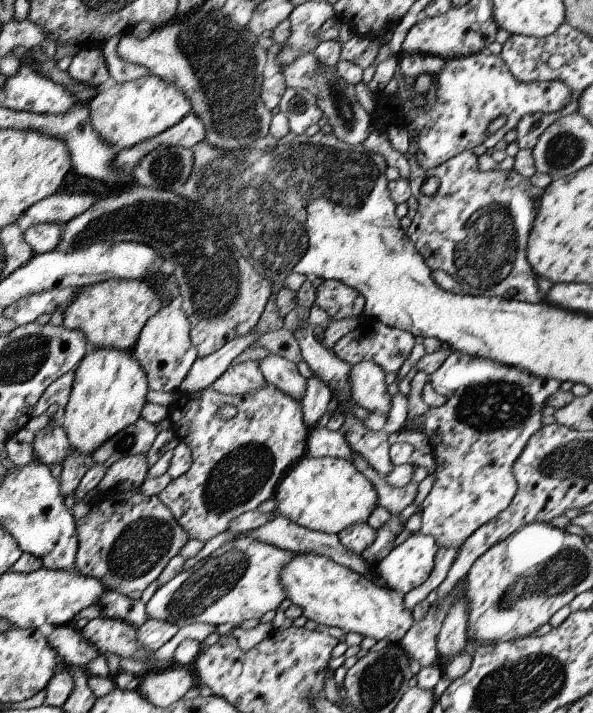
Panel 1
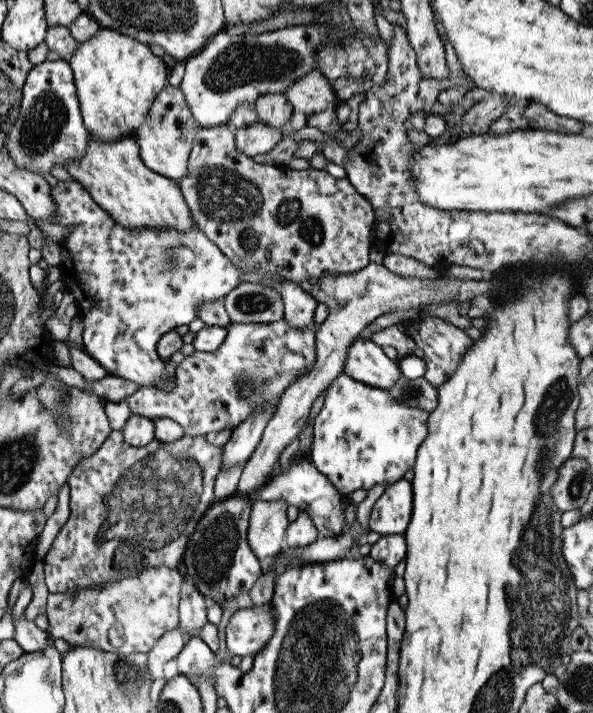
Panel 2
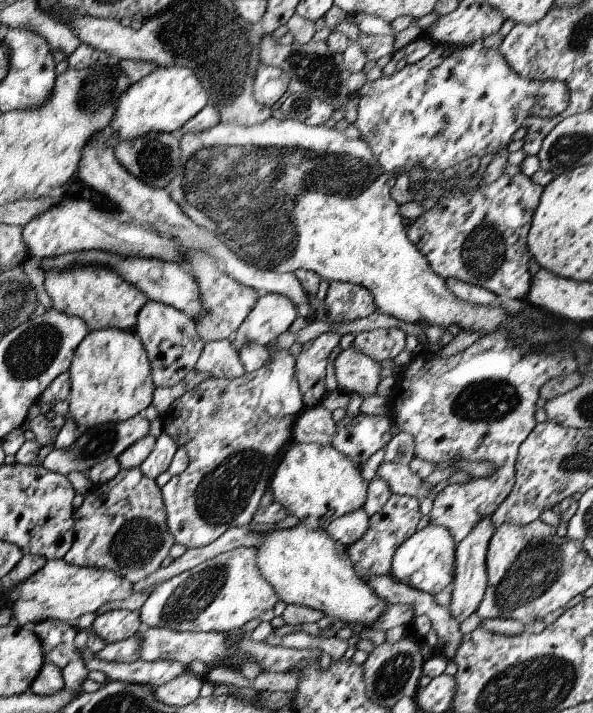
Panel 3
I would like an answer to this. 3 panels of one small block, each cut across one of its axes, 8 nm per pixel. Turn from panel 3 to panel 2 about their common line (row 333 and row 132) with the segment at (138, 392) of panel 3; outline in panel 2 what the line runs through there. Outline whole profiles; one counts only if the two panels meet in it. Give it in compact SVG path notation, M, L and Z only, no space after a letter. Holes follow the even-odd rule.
M105 27L97 29L85 42L77 43L68 64L87 138L105 142L137 132L154 96L166 86L170 69L166 58L153 55L148 44Z

